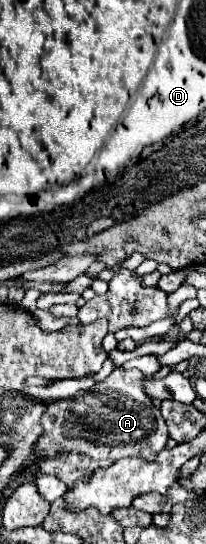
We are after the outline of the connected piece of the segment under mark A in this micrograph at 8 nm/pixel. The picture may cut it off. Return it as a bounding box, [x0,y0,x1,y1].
[29,367,169,489]

